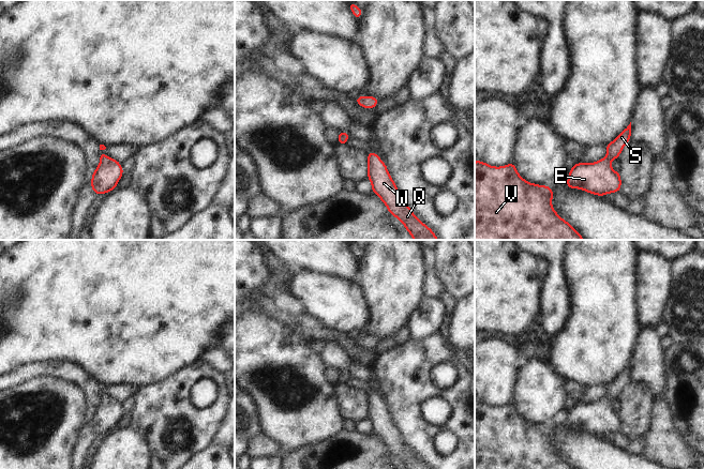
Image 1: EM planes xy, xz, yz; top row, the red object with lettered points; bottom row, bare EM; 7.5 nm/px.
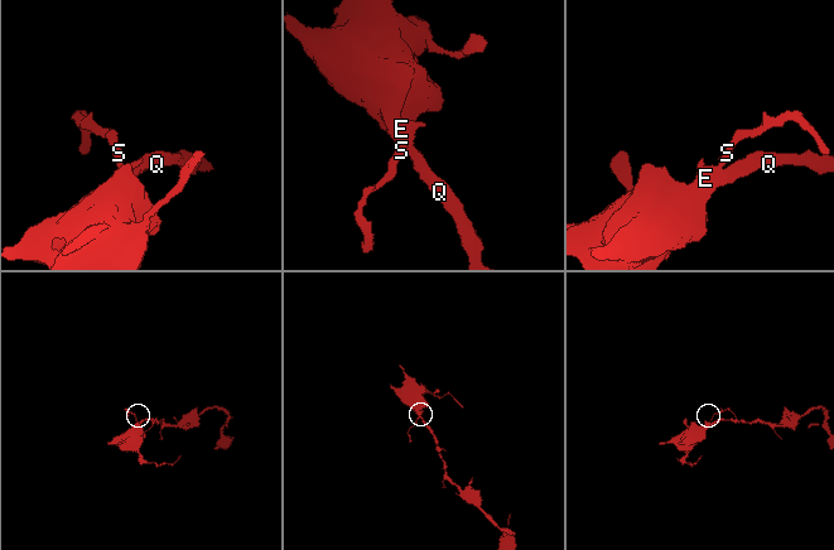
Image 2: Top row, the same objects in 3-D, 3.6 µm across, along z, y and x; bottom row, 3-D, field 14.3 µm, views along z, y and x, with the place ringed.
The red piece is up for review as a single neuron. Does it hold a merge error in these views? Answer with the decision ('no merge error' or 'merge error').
no merge error

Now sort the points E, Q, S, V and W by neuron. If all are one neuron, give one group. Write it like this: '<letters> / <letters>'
E Q S V W

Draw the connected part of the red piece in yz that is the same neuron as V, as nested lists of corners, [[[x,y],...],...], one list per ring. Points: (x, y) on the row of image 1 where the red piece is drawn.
[[[481,161],[475,162],[475,240],[584,240],[584,238],[558,213],[551,203],[553,190],[525,181],[513,162],[494,167]]]

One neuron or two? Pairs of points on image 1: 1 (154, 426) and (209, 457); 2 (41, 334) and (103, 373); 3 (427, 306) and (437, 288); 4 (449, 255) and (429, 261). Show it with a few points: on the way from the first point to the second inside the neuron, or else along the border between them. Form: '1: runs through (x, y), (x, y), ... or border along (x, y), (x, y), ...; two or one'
1: border along (211, 442), (190, 457); two
2: runs through (56, 334), (64, 334), (88, 358); one
3: border along (424, 296), (438, 298); two
4: border along (433, 251), (434, 269); two

